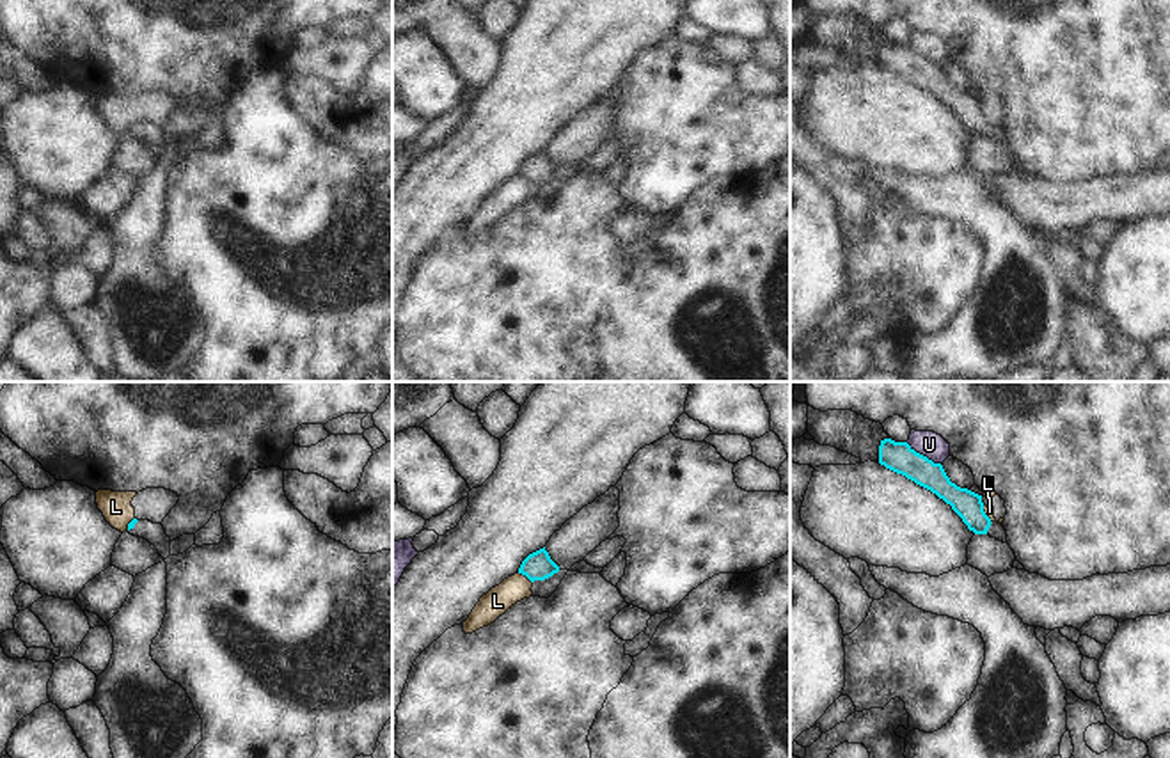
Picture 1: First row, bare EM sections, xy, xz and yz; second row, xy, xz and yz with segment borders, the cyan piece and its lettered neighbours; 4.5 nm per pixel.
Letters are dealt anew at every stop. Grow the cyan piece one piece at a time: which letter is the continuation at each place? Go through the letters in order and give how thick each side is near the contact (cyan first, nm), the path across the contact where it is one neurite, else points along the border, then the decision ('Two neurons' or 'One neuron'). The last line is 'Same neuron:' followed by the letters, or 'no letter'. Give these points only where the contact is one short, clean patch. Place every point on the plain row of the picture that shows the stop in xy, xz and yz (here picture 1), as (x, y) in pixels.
L: Thickness 130 nm (cyan) against 120 nm. Boundary: xz (519, 174), (531, 185). Two neurons
U: Thickness 140 nm (cyan) against 120 nm. Boundary: yz (906, 45), (940, 66). Two neurons
Same neuron: no letter

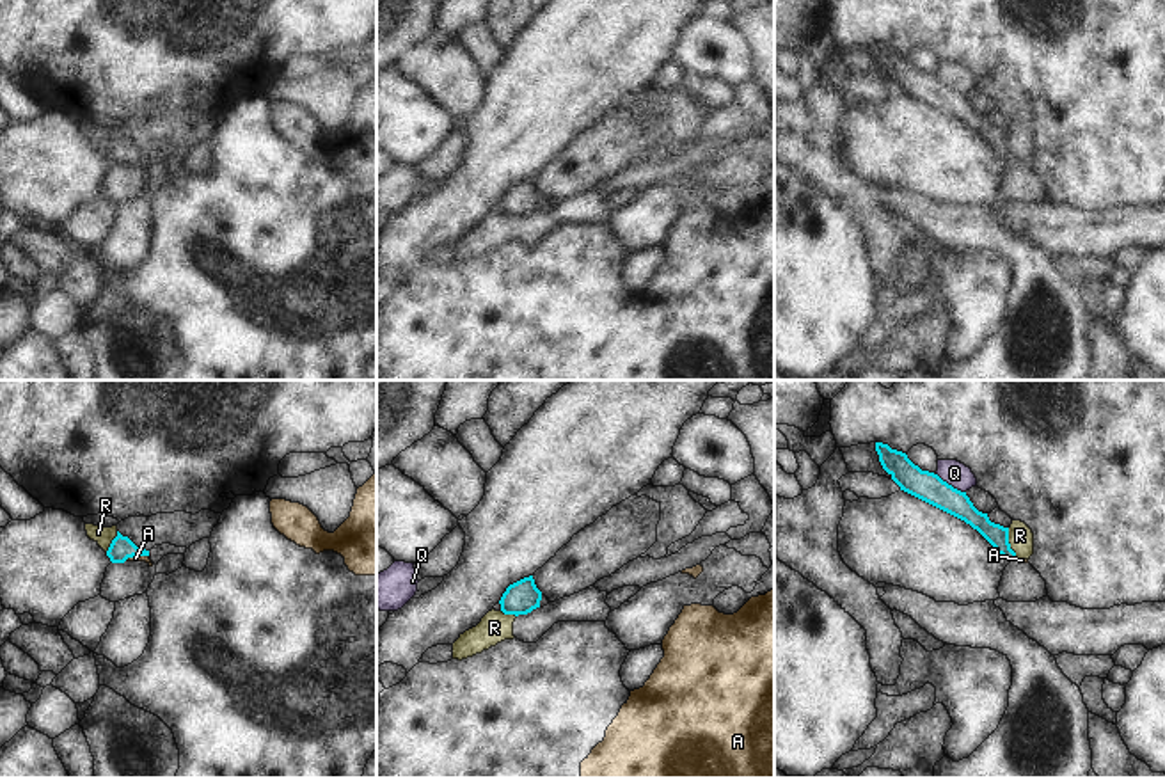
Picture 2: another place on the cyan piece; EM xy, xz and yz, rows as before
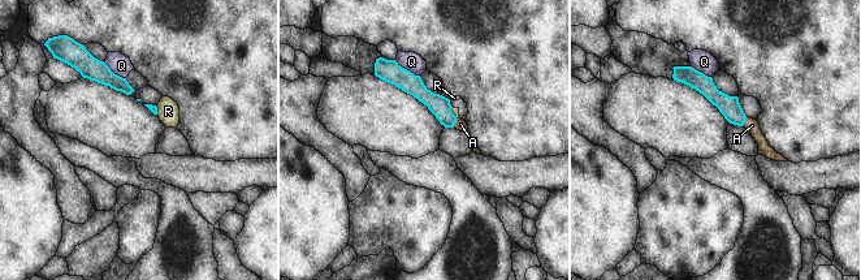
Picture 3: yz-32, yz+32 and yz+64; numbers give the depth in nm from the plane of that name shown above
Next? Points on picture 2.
A: Thickness 110 nm (cyan) against 30 nm. Path across: xy (121, 150), (135, 157), (135, 160). One neuron
Q: Thickness 140 nm (cyan) against 110 nm. Boundary: yz (936, 75), (965, 95). Two neurons
R: Thickness 100 nm (cyan) against 110 nm. Boundary: yz (1007, 130), (1007, 144), (1016, 160). Two neurons
Same neuron: A

